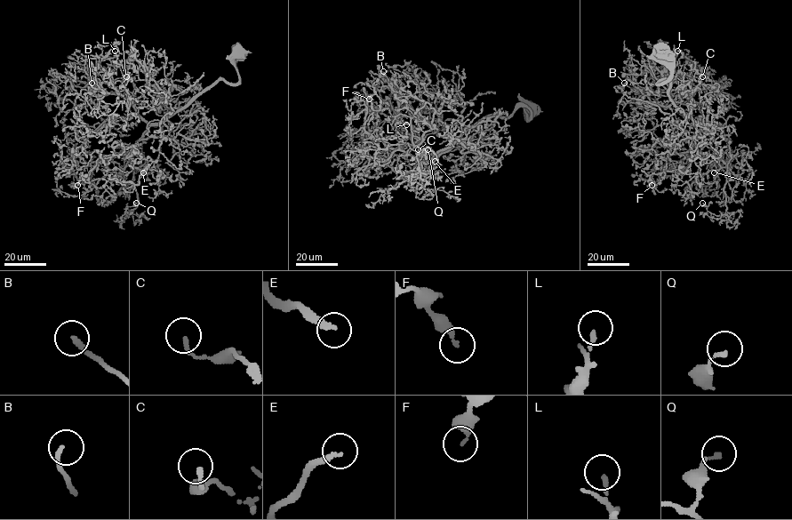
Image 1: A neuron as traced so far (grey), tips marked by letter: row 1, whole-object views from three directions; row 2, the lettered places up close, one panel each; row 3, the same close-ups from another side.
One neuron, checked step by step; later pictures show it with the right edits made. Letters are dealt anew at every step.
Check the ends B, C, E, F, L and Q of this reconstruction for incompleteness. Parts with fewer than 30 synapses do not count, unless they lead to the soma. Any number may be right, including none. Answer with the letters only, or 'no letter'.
B, E

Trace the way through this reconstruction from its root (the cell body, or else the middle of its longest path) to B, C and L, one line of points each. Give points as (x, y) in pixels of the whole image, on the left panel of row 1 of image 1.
B: (236, 51), (237, 83), (220, 80), (157, 123), (122, 103), (105, 82), (106, 92), (92, 83)
C: (236, 51), (237, 83), (220, 80), (157, 123), (146, 122), (126, 99), (106, 92), (133, 95), (126, 76)
L: (236, 51), (237, 83), (220, 80), (157, 123), (122, 103), (104, 80), (116, 71), (109, 59), (115, 51)

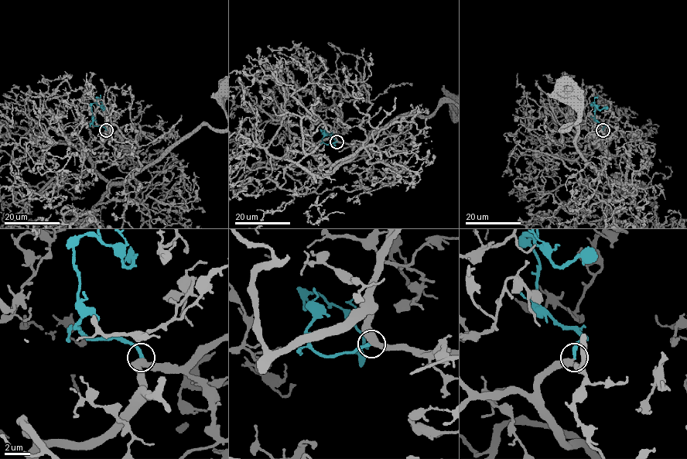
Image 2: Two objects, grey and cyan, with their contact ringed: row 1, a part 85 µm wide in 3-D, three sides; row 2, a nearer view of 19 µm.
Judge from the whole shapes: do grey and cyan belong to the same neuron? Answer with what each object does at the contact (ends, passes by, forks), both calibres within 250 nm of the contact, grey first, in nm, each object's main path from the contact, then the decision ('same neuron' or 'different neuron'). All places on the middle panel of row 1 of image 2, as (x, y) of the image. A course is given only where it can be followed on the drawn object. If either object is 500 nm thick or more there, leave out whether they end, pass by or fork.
grey passes by; cyan ends; calibres 480 and 280 nm; course grey (336, 142), (312, 149), (323, 166), (398, 118), (445, 102), (457, 116), (455, 104); course cyan (336, 142), (326, 144), (321, 133), (323, 130), (334, 138), (334, 147); same neuron

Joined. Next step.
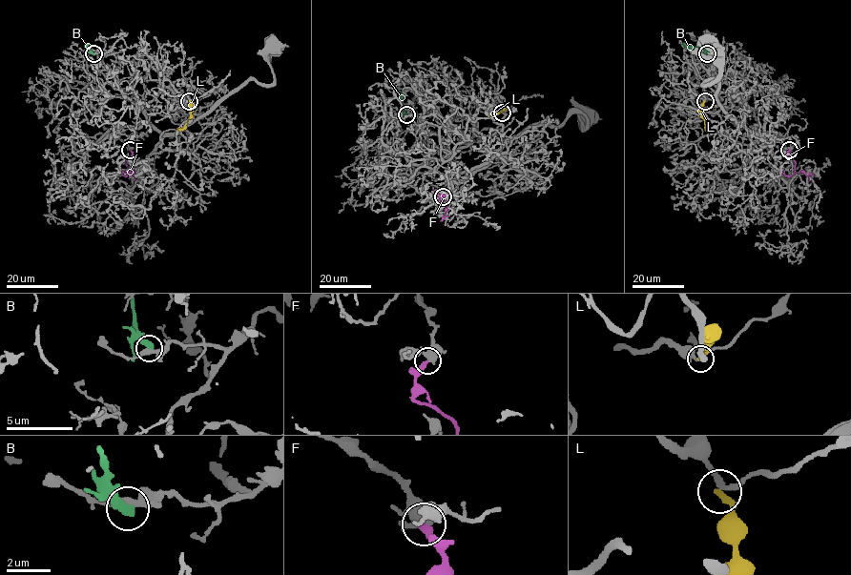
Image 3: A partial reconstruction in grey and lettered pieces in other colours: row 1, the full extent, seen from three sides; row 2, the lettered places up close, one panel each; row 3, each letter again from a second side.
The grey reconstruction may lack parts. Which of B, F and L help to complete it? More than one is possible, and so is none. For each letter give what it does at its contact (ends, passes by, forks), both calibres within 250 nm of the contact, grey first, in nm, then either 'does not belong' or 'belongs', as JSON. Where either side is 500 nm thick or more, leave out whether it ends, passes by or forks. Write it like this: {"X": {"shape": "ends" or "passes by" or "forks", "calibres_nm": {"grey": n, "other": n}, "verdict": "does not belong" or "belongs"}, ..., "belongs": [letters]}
{"B": {"calibres_nm": {"grey": 360, "other": 500}, "verdict": "does not belong"}, "F": {"shape": "ends", "calibres_nm": {"grey": 400, "other": 360}, "verdict": "does not belong"}, "L": {"shape": "ends", "calibres_nm": {"grey": 220, "other": 320}, "verdict": "does not belong"}, "belongs": []}

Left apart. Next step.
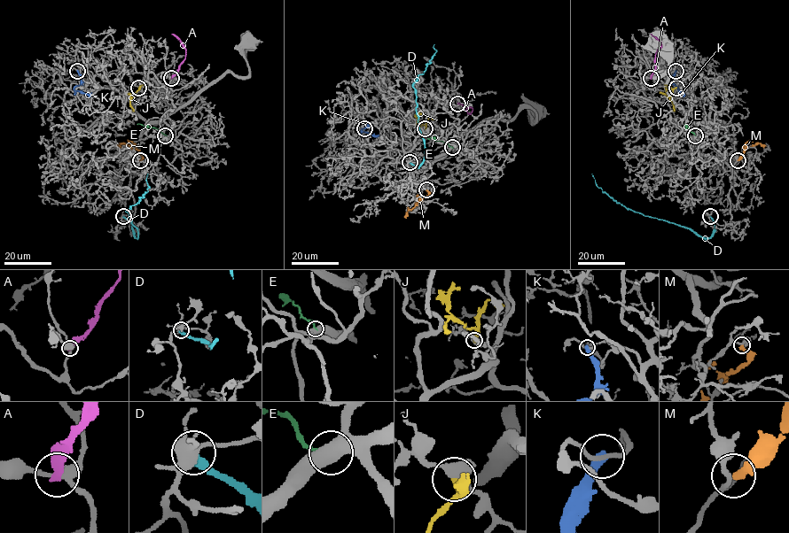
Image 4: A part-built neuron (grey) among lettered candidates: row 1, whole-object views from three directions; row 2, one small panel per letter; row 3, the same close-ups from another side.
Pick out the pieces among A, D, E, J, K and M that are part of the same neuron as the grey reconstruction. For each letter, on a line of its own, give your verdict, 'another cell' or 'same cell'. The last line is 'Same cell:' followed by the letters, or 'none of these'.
A: another cell
D: another cell
E: another cell
J: another cell
K: another cell
M: another cell
Same cell: none of these

